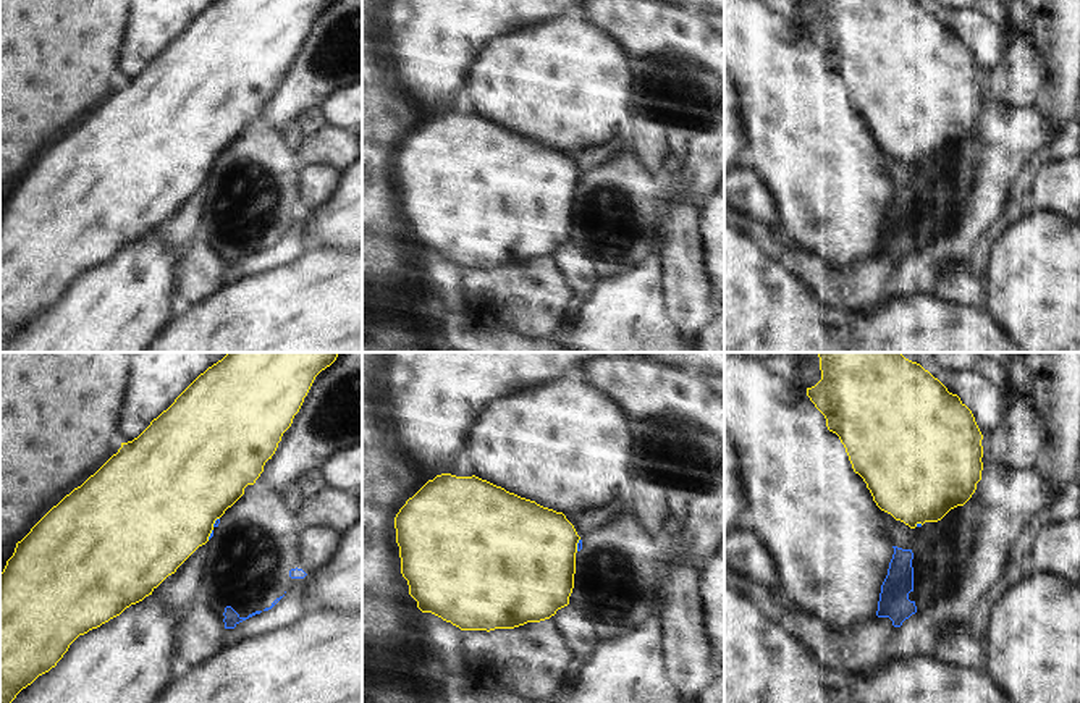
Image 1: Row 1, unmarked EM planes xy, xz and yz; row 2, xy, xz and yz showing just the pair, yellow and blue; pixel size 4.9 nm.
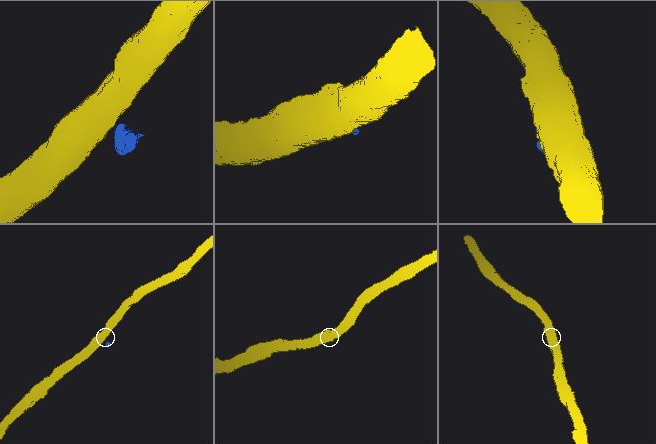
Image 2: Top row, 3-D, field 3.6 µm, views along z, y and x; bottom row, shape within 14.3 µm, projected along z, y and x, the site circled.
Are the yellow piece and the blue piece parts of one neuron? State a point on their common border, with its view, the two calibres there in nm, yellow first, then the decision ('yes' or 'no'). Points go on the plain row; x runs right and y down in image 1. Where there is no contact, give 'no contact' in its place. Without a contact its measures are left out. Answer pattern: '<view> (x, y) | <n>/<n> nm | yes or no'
xz (576, 183) | 480/30 nm | no

